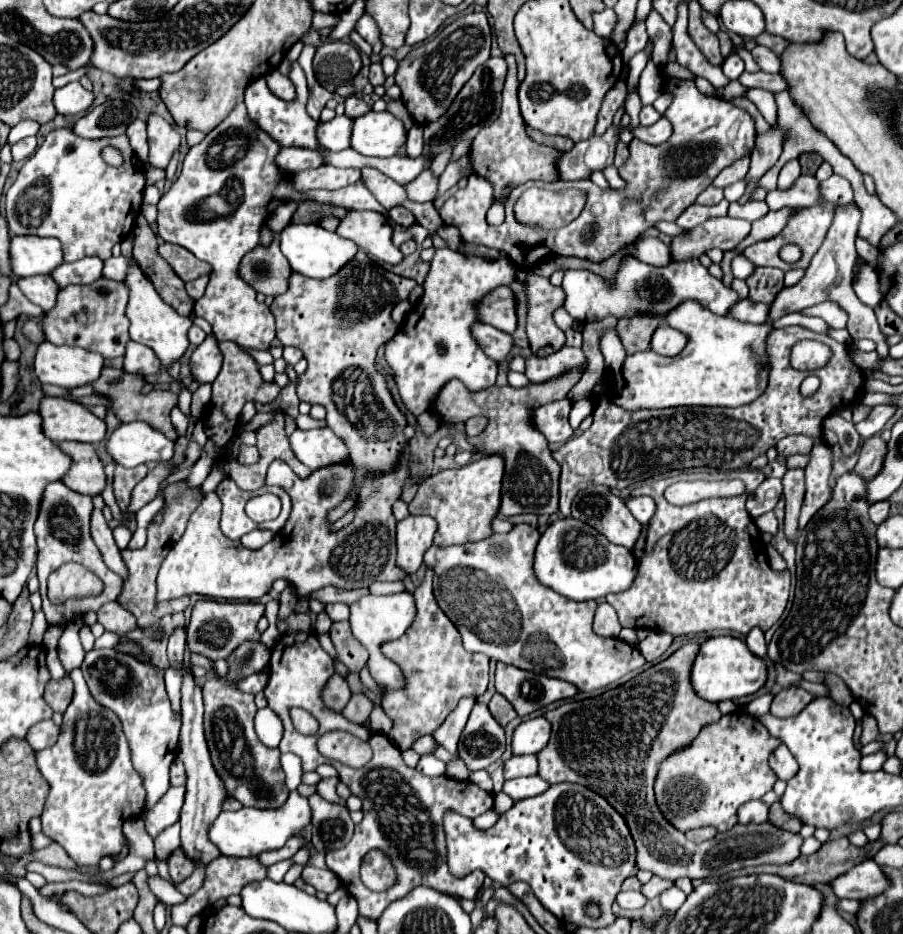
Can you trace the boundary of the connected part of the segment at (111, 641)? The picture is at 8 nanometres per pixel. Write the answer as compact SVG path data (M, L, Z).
M105 632L100 638L97 638L94 649L113 648L120 641L120 637L113 632Z

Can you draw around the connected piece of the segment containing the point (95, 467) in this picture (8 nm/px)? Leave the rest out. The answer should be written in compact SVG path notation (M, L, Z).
M61 442L59 446L73 458L71 472L67 472L67 478L63 478L63 482L79 494L101 494L107 486L107 476L95 446L85 442Z

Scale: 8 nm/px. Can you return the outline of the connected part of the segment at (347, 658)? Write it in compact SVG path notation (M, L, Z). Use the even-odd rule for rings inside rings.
M333 622L329 634L337 650L337 660L343 662L349 668L349 672L361 672L367 662L367 650L353 638L349 622Z

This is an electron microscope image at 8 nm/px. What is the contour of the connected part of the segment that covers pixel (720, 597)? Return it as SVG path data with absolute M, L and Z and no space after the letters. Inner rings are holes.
M717 470L709 474L681 474L673 478L653 477L643 482L643 485L635 487L631 494L651 496L657 504L657 512L649 522L647 546L645 554L639 558L639 572L635 584L623 594L619 592L605 598L617 610L623 628L635 628L635 622L637 624L647 622L671 636L701 634L711 630L731 630L745 636L753 626L769 630L781 618L789 598L789 580L791 580L789 570L777 572L769 566L761 532L755 526L749 512L745 510L747 496L753 494L763 480L765 474L761 470ZM733 478L739 478L745 484L745 494L731 498L701 500L689 506L673 506L663 496L663 490L679 480L733 480Z

